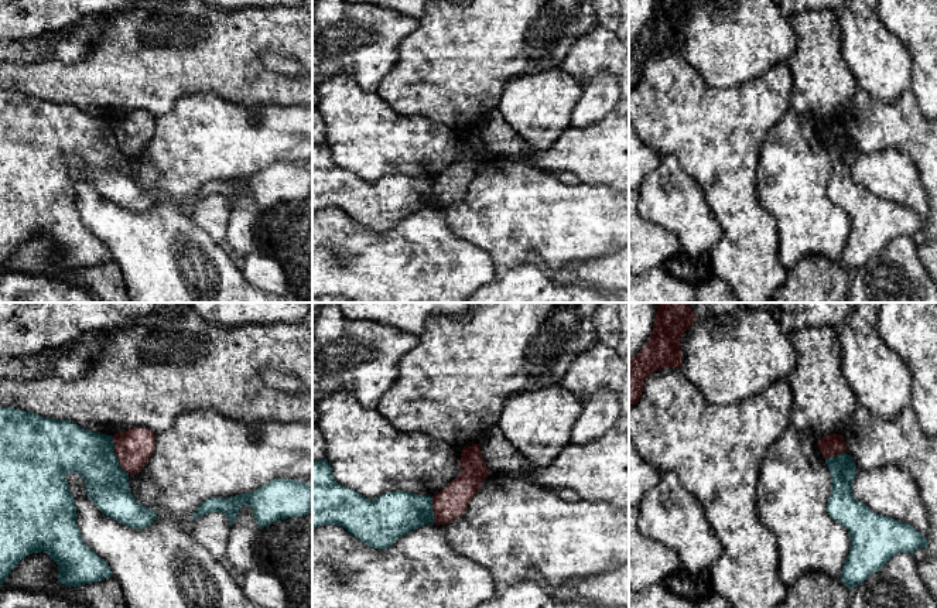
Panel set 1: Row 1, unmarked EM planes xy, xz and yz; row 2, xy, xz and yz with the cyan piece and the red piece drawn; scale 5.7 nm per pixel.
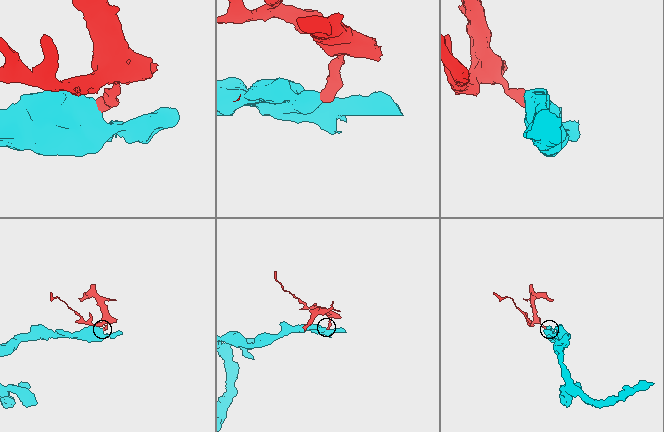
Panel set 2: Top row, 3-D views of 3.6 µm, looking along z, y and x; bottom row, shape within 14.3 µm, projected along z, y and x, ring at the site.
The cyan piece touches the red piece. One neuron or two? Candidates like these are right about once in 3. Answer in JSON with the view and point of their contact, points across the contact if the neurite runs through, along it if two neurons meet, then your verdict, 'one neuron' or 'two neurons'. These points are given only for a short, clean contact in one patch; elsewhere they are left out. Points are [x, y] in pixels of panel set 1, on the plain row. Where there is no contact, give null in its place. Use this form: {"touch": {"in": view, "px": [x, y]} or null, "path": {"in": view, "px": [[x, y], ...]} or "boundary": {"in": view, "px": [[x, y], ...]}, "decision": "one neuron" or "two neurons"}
{"touch": {"in": "xy", "px": [116, 140]}, "boundary": {"in": "xy", "px": [[112, 120], [118, 146], [129, 157]]}, "decision": "two neurons"}

